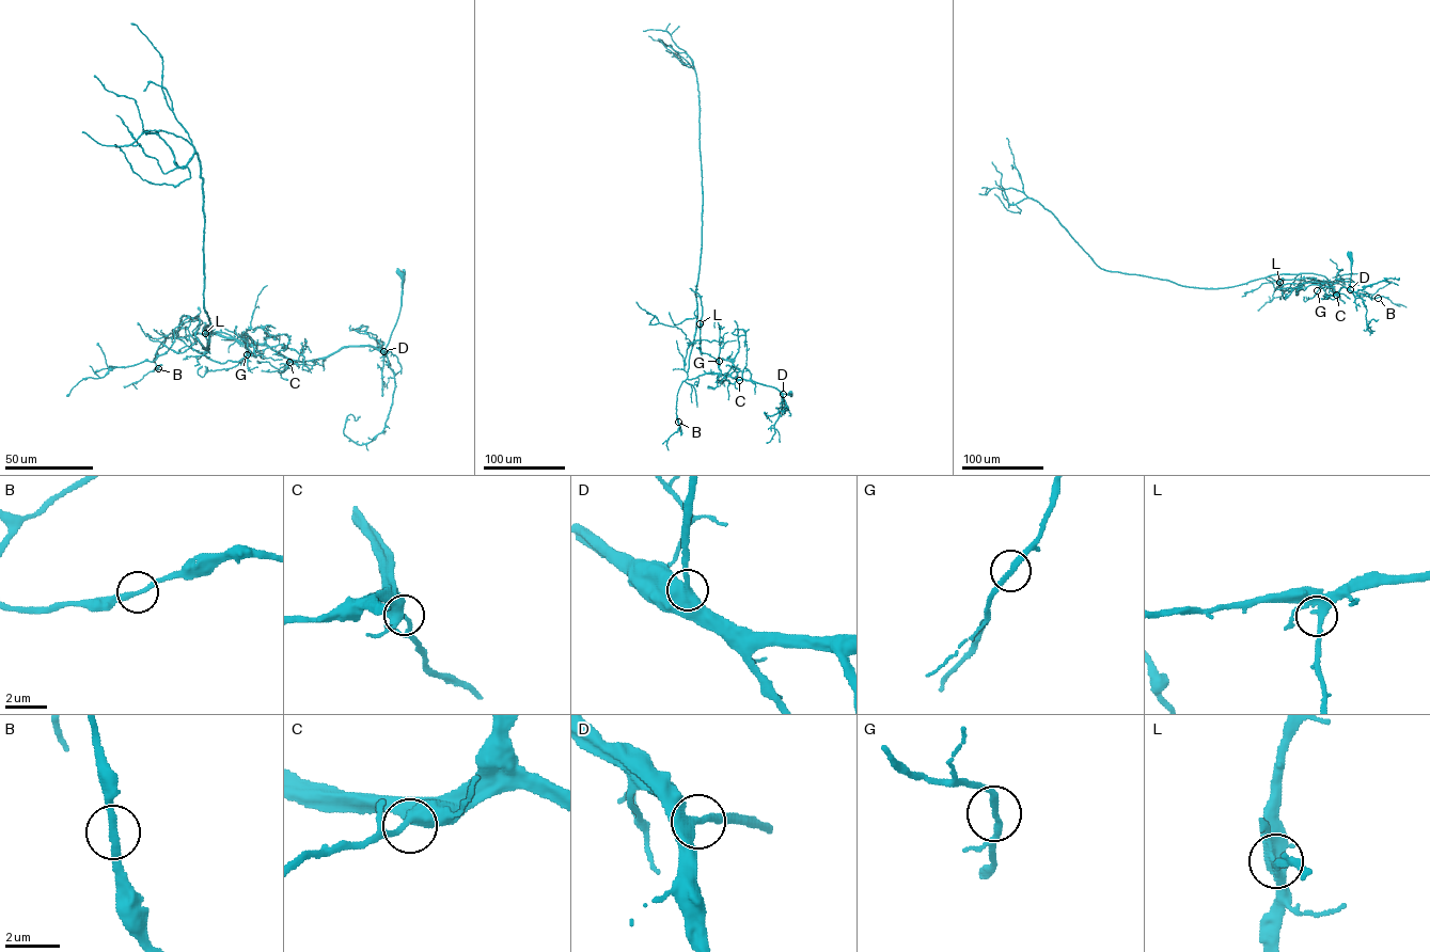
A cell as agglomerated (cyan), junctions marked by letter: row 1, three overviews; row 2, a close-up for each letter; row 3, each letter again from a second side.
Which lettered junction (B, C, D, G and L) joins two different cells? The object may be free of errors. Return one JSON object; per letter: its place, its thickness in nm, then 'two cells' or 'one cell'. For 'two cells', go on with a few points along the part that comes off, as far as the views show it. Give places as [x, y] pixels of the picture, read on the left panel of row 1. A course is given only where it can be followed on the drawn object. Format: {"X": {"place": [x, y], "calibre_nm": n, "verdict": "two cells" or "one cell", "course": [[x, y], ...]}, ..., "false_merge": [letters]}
{"B": {"place": [158, 368], "calibre_nm": 240, "verdict": "one cell"}, "C": {"place": [289, 362], "calibre_nm": 400, "verdict": "one cell"}, "D": {"place": [383, 351], "calibre_nm": 500, "verdict": "one cell"}, "G": {"place": [247, 354], "calibre_nm": 220, "verdict": "one cell"}, "L": {"place": [205, 333], "calibre_nm": 280, "verdict": "one cell"}, "false_merge": []}

